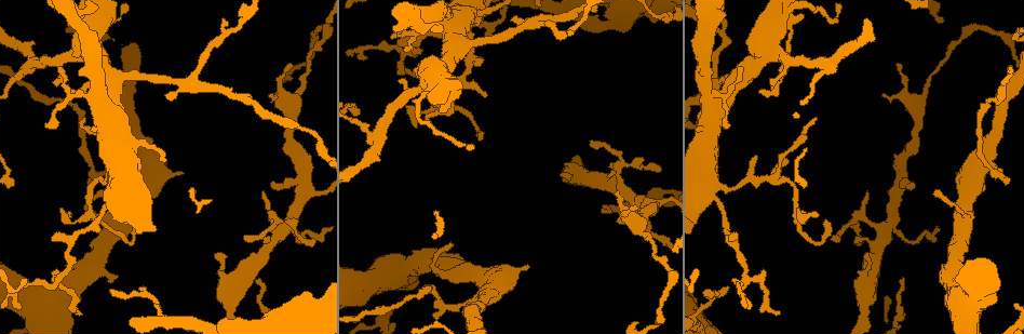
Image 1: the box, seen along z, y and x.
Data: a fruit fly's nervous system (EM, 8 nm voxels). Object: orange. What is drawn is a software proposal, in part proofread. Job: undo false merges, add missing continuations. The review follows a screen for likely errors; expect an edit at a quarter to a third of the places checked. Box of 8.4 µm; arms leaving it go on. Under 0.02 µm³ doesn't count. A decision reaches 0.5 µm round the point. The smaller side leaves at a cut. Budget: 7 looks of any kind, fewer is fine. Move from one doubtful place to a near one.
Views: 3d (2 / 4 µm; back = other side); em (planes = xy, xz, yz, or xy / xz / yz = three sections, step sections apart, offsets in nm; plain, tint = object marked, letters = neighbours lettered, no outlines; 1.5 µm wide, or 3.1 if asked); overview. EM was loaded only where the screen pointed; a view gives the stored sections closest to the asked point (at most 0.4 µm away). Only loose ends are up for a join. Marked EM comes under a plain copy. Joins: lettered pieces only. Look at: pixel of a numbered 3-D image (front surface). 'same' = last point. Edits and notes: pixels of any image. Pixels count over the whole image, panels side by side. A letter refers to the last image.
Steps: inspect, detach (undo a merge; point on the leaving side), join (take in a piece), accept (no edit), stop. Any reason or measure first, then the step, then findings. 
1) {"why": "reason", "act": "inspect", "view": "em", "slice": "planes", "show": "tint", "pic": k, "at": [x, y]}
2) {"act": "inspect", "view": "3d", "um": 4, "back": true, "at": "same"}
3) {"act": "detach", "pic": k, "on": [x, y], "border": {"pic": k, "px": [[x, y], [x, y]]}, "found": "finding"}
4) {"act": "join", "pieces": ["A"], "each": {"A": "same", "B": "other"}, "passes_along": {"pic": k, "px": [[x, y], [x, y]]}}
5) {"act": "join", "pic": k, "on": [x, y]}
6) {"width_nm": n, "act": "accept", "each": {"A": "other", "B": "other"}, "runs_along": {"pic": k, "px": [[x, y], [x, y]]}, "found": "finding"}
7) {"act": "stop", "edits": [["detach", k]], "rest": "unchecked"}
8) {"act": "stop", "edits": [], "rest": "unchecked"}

{"act": "inspect", "view": "3d", "um": 4, "pic": 1, "at": [459, 256]}

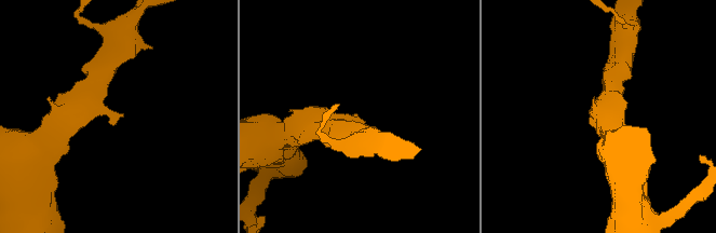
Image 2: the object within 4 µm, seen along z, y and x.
{"act": "inspect", "view": "em", "slice": "xy", "step": 8, "show": "letters", "pic": 2, "at": [364, 122]}

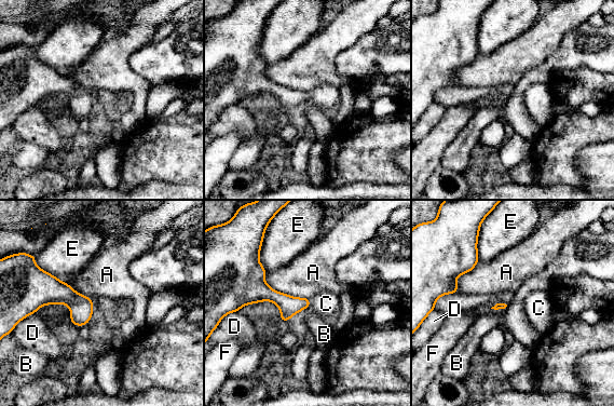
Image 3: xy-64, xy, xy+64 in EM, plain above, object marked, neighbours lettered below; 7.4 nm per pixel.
{"act": "join", "pieces": ["C"], "each": {"A": "other", "B": "other", "C": "same", "D": "other", "E": "other", "F": "other"}, "passes_along": {"pic": 3, "px": [[288, 306], [309, 302], [326, 303]]}, "found": "it goes on there"}

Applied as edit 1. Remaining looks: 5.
{"act": "inspect", "view": "overview"}

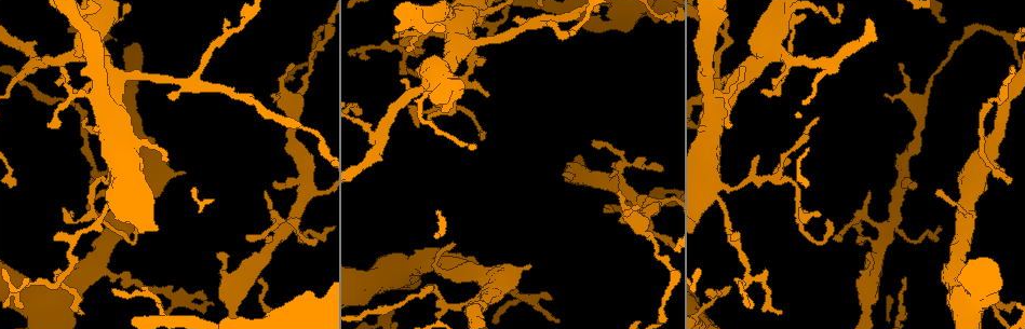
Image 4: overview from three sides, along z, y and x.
{"why": "tapers out", "act": "inspect", "view": "3d", "um": 2, "pic": 4, "at": [898, 65]}

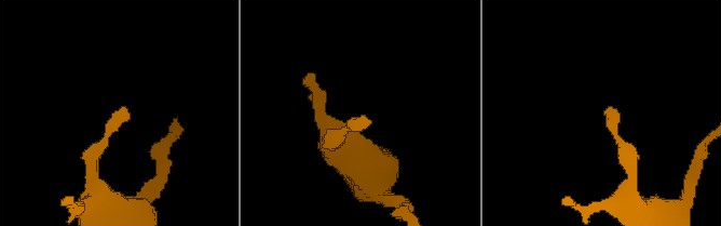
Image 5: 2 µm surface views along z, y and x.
{"act": "inspect", "view": "em", "slice": "xy", "step": 4, "show": "tint", "pic": 5, "at": [363, 117]}

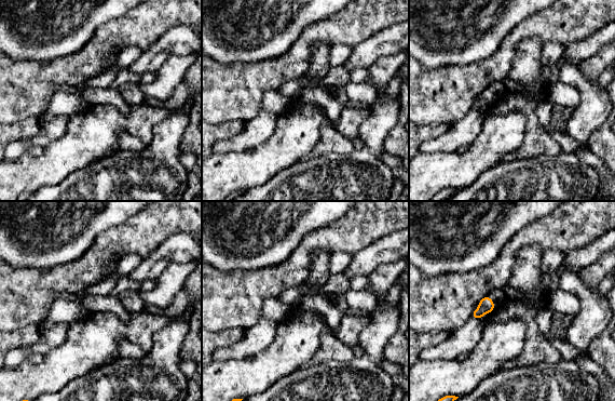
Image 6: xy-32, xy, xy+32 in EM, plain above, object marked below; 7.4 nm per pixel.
{"act": "inspect", "view": "em", "slice": "planes", "show": "letters", "at": "same"}

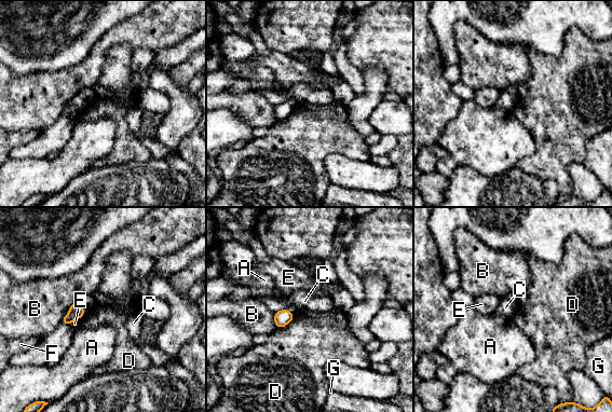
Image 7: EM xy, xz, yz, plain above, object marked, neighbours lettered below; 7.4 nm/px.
{"act": "accept", "each": {"A": "other", "B": "other", "C": "other", "D": "other", "E": "other", "F": "other", "G": "other"}, "border": {"pic": 7, "px": [[286, 307], [275, 313]]}, "found": "none of them fits"}

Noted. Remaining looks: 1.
{"act": "stop", "edits": [["join", 3]], "rest": "unchecked"}

